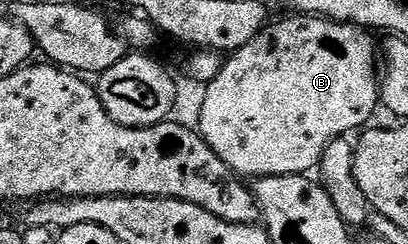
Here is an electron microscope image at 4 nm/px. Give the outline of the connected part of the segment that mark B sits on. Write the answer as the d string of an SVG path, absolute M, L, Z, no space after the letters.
M316 16L292 17L293 18L285 18L282 20L282 22L276 22L276 20L270 21L268 25L266 25L265 29L260 30L257 35L250 40L250 42L243 44L243 48L232 51L232 53L230 53L228 57L222 61L219 76L215 76L215 80L211 83L208 83L208 85L204 87L205 99L203 99L201 102L201 115L199 115L197 118L198 127L196 126L196 129L199 131L201 139L203 139L211 148L211 152L215 152L215 156L219 156L219 160L223 160L223 164L227 164L227 168L231 168L234 174L245 180L256 180L258 178L266 178L267 176L283 176L284 174L308 175L310 172L316 171L321 163L321 157L324 154L325 146L331 144L331 142L337 138L344 138L346 136L352 135L352 130L358 129L357 131L360 131L362 127L366 125L364 122L367 121L368 118L376 112L376 110L379 110L379 46L376 41L373 43L374 35L370 33L368 29L362 28L360 26L350 26L343 22L331 22L328 18L319 18Z

